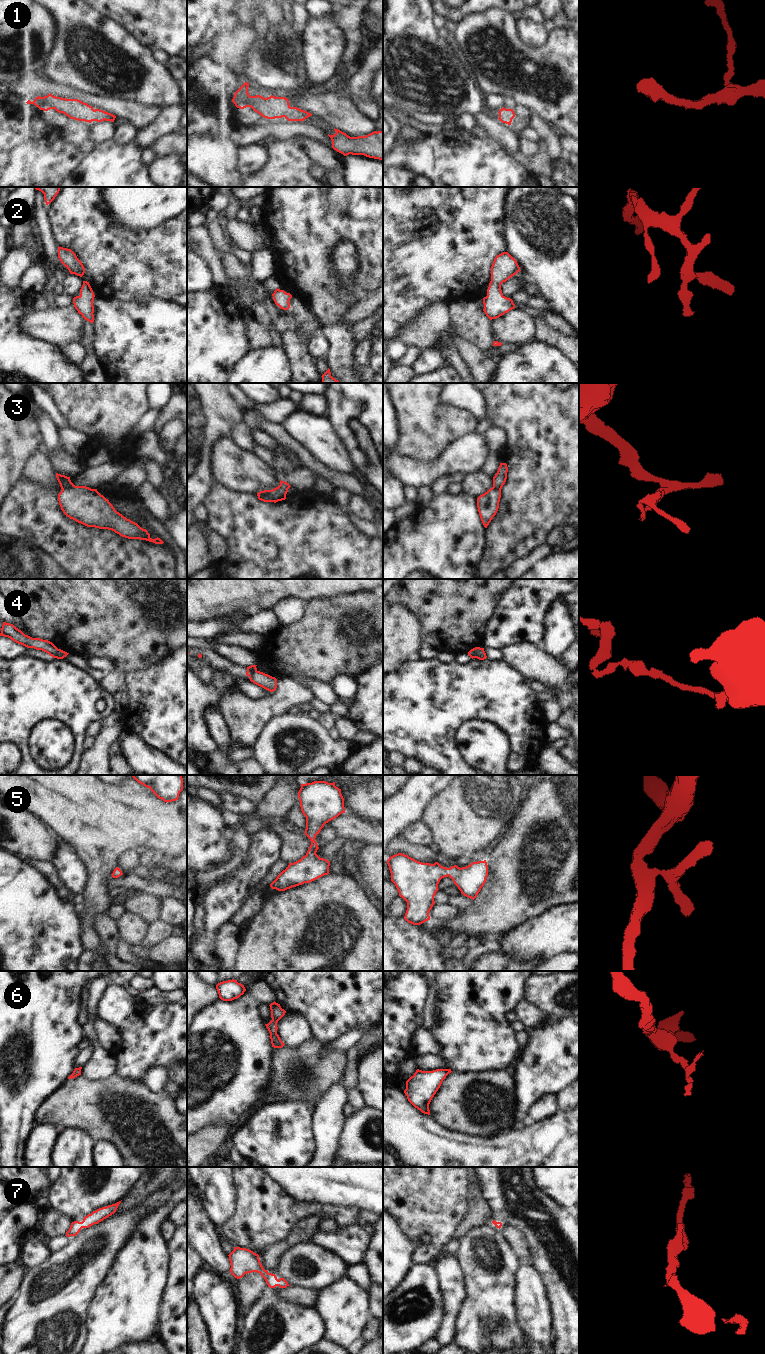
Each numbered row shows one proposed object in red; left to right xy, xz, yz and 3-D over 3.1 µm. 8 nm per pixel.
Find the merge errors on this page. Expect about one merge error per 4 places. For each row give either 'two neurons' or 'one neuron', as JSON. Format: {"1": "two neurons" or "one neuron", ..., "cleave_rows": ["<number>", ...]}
{"1": "one neuron", "2": "one neuron", "3": "two neurons", "4": "one neuron", "5": "one neuron", "6": "one neuron", "7": "one neuron", "cleave_rows": ["3"]}

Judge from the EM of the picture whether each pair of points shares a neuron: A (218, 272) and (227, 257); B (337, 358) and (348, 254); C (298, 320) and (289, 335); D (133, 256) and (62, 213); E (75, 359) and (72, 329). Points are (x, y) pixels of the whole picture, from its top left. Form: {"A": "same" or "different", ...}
{"A": "different", "B": "different", "C": "different", "D": "same", "E": "different"}

